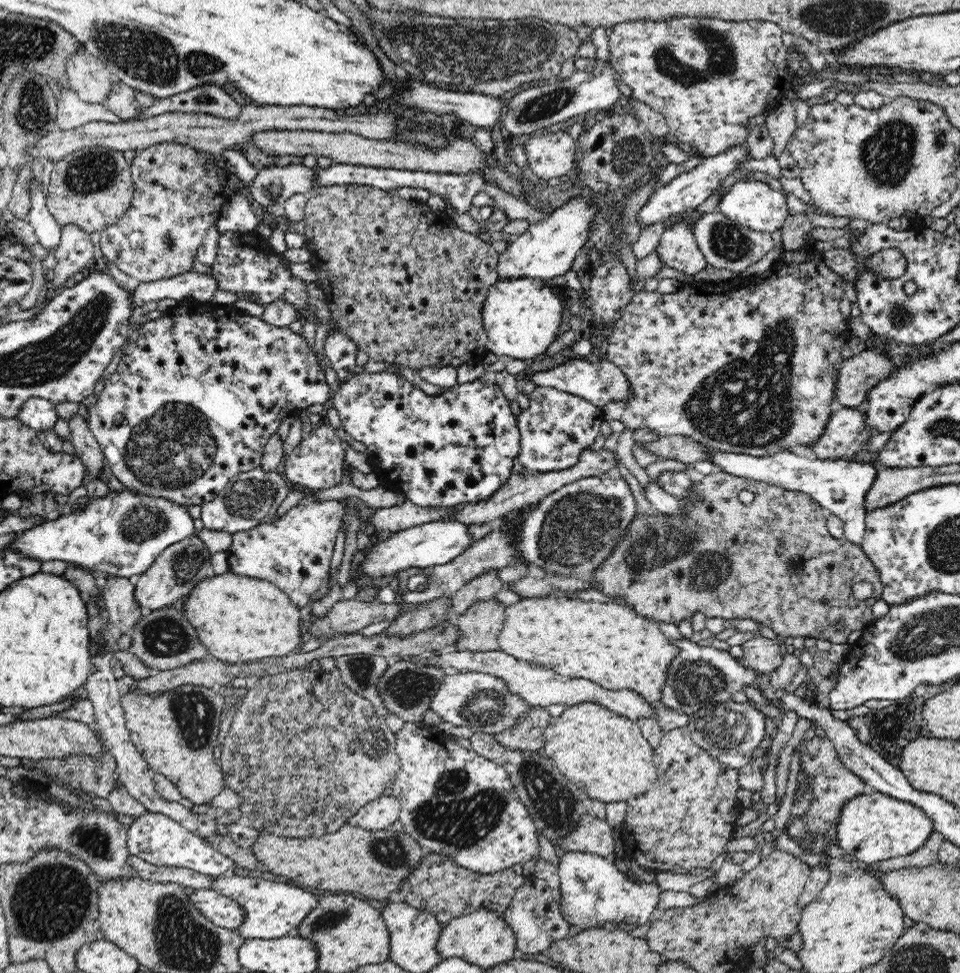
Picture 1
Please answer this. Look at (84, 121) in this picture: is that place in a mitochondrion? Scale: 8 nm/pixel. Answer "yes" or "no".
no

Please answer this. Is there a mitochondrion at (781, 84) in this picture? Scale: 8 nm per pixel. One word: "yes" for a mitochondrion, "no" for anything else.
no

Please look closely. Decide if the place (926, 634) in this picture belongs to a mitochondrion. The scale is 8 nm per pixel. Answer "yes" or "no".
yes

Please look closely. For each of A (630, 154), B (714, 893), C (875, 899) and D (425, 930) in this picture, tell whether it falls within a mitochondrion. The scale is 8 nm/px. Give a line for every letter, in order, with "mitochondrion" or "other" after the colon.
A: mitochondrion
B: other
C: other
D: other

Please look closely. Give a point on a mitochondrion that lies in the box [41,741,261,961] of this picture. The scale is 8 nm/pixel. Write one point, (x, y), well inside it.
(92, 839)

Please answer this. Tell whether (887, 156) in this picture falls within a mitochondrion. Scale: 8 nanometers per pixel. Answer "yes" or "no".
yes

